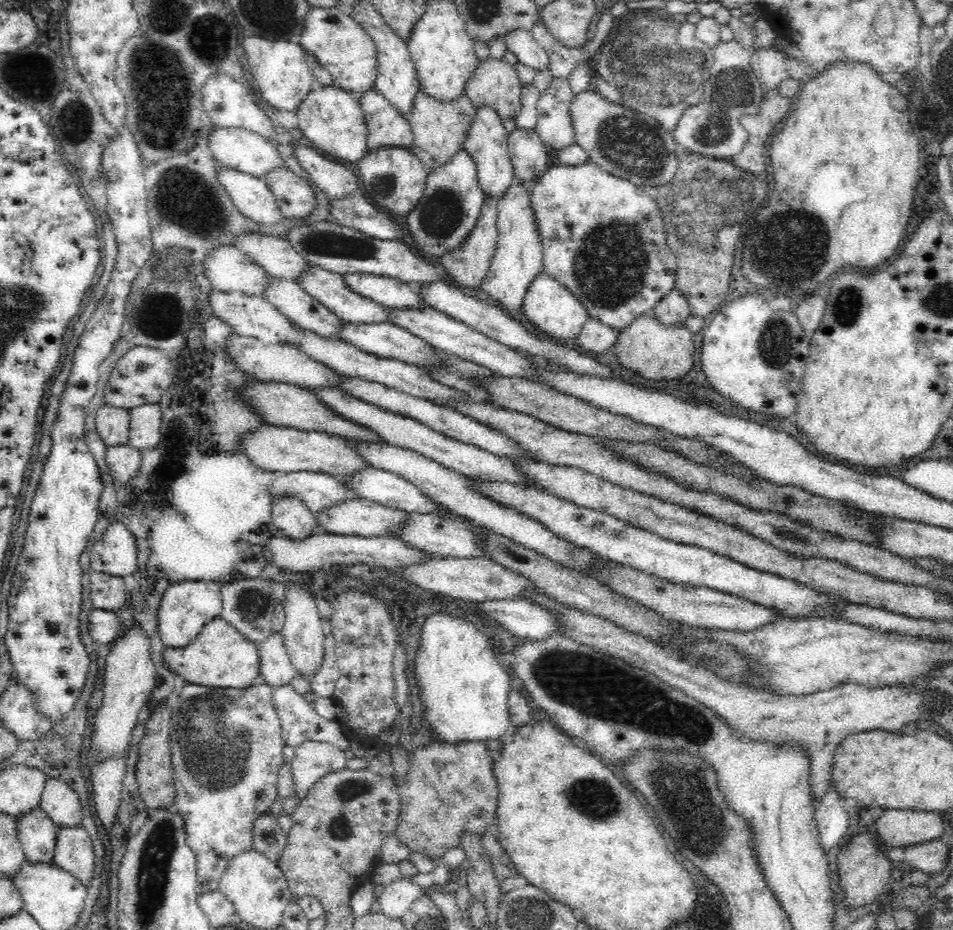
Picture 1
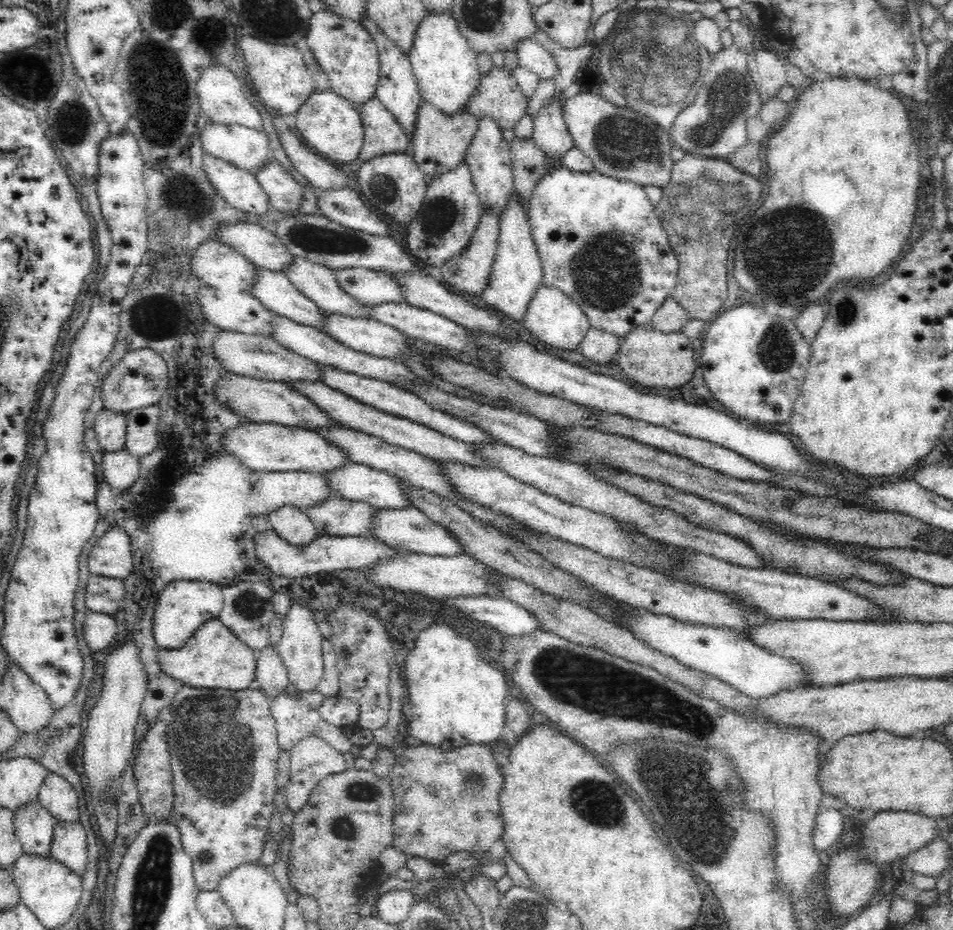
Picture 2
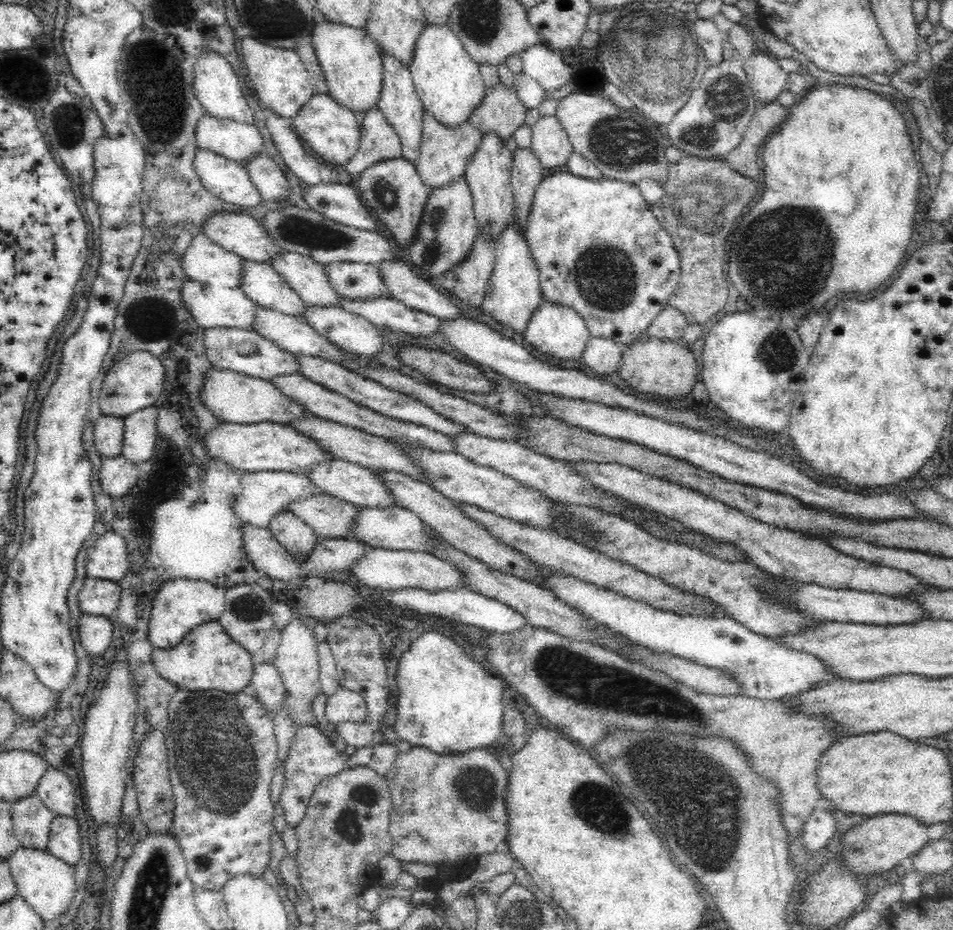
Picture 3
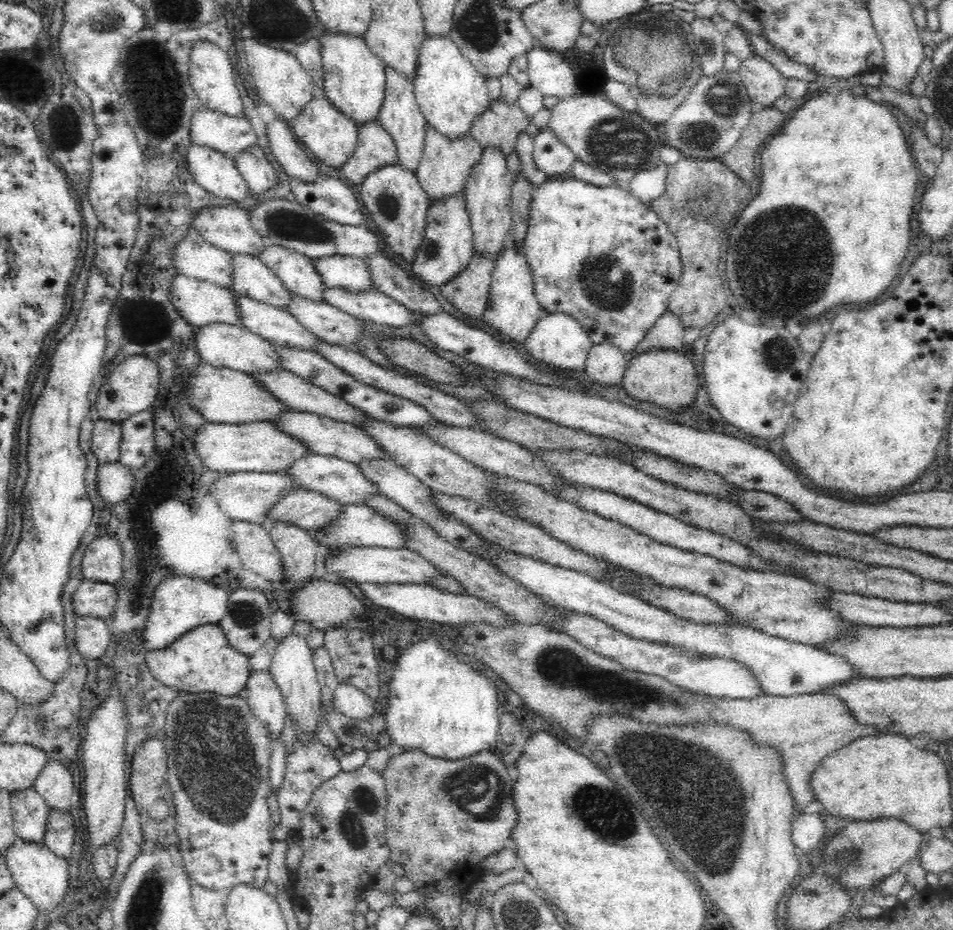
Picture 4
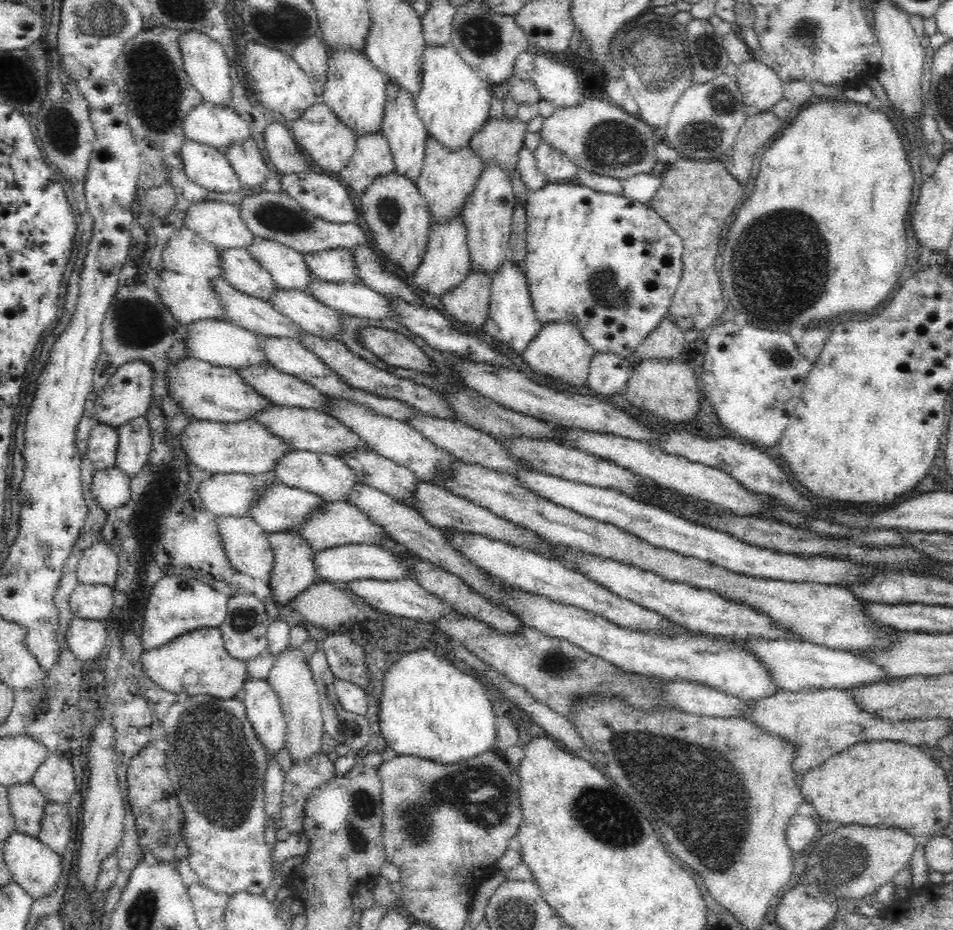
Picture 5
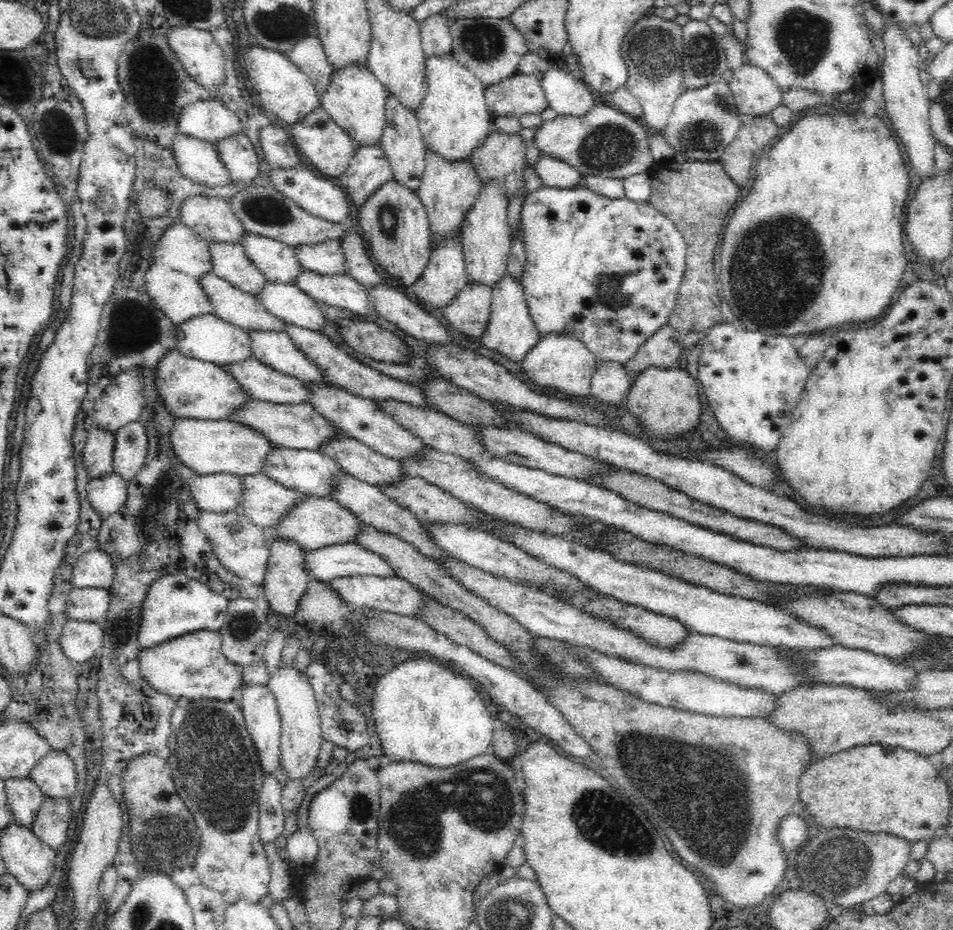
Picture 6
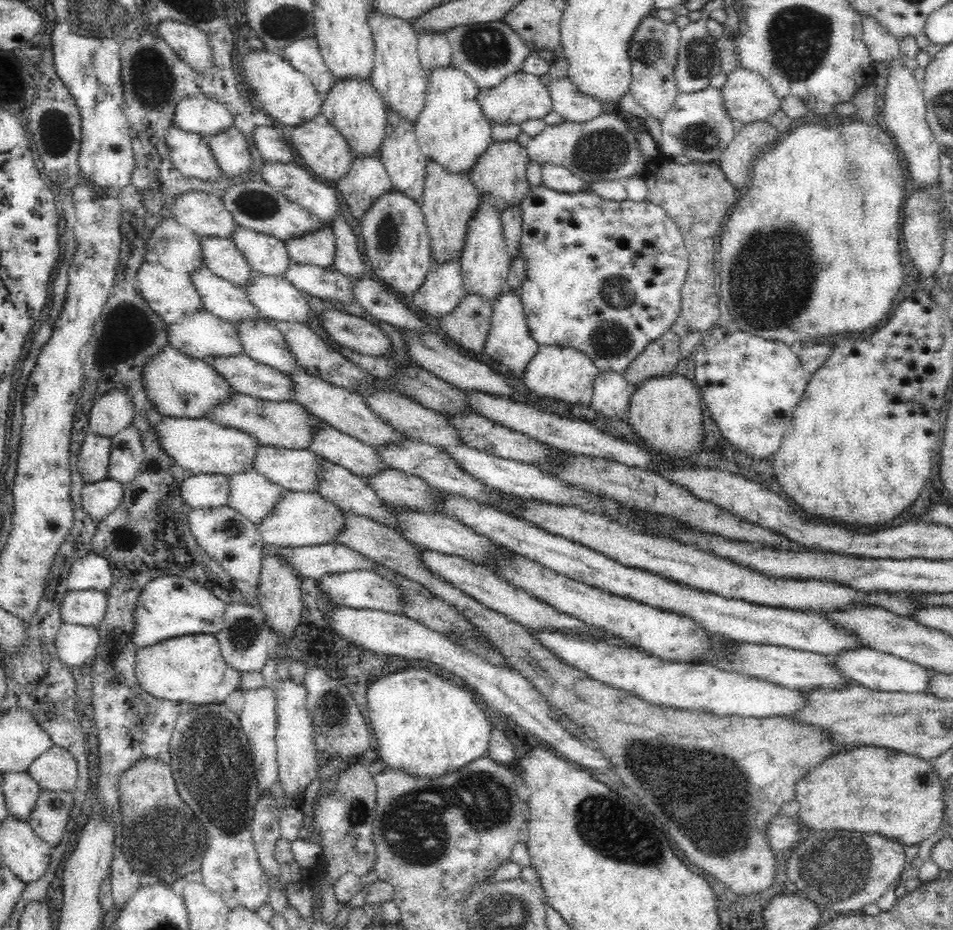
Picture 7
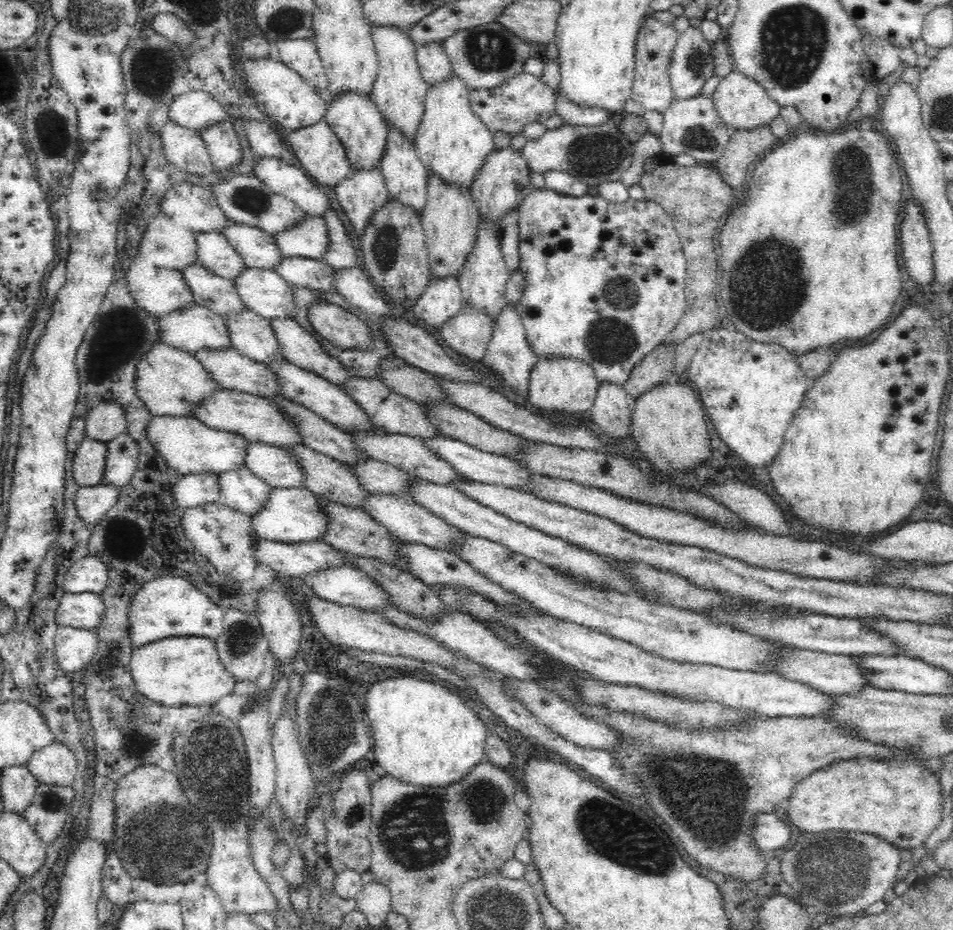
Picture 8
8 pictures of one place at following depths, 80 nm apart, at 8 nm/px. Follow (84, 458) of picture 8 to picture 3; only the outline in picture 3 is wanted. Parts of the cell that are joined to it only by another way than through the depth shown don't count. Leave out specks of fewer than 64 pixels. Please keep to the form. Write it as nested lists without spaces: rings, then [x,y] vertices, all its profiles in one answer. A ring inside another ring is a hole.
[[[100,416],[94,421],[94,446],[102,459],[114,458],[122,452],[123,419]]]

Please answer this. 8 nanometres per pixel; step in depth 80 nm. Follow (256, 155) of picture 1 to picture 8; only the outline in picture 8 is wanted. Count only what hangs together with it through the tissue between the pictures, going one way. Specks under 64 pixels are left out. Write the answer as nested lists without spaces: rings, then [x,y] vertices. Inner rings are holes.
[[[188,89],[178,93],[168,106],[168,119],[198,132],[230,115],[228,108],[221,106],[212,93],[203,90]]]

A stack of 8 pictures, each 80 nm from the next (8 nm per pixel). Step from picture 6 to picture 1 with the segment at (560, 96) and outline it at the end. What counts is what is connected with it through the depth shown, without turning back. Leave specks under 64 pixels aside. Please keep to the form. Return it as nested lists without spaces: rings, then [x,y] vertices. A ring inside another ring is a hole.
[[[518,31],[506,35],[507,48],[519,60],[520,64],[542,72],[550,67],[550,59],[544,47],[540,46],[529,32]]]

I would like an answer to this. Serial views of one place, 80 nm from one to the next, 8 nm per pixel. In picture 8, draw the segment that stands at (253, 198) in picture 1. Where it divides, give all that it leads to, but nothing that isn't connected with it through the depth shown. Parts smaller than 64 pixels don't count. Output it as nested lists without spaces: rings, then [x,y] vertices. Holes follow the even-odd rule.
[[[168,120],[160,128],[160,141],[166,160],[183,172],[199,176],[214,172],[215,168],[198,131]]]

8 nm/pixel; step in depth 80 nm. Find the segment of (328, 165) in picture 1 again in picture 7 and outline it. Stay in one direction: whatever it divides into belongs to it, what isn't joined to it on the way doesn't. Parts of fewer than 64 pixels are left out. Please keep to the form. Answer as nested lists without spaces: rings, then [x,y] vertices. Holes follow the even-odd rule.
[[[258,125],[254,128],[254,147],[266,162],[280,162],[284,164],[294,162],[291,146],[282,138],[281,133],[270,125]]]

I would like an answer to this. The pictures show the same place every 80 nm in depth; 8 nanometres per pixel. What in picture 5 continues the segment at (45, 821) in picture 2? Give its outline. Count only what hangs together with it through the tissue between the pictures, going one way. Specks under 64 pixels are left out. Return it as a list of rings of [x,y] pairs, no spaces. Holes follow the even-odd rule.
[[[32,782],[9,784],[7,791],[16,829],[37,837],[44,805],[47,803],[45,796]]]

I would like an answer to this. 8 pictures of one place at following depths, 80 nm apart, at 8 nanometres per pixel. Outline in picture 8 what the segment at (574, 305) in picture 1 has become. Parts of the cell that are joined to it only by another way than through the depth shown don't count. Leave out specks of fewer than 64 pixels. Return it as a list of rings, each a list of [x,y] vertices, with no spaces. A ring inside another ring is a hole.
[[[550,358],[538,360],[530,374],[530,392],[528,407],[538,410],[537,414],[556,414],[556,416],[582,416],[591,412],[599,390],[598,381],[591,370],[583,362],[570,358]]]

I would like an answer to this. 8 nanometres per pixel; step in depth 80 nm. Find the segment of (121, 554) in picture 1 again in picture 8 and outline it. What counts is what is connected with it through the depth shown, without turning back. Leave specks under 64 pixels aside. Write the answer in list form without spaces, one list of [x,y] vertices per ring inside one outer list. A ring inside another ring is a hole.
[[[86,555],[65,572],[65,593],[92,592],[101,595],[106,588],[106,567],[96,556]]]

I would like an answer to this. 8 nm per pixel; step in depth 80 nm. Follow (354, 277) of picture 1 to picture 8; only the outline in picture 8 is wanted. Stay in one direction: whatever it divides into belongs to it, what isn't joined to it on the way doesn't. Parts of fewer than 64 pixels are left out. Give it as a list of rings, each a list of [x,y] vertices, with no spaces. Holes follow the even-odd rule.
[[[305,212],[295,223],[280,229],[274,234],[280,255],[306,256],[320,259],[328,246],[328,233],[323,218]]]

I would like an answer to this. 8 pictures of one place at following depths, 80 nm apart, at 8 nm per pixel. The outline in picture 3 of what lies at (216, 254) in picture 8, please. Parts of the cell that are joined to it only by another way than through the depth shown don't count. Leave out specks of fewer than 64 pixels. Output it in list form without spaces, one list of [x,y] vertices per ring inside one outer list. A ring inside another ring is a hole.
[[[242,259],[240,290],[260,306],[300,318],[305,307],[303,300],[268,264]]]

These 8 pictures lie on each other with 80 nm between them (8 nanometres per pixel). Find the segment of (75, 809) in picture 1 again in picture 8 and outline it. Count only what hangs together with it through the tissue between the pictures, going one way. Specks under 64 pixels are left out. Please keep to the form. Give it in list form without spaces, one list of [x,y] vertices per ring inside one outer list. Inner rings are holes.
[[[56,740],[36,749],[26,765],[38,783],[72,785],[77,773],[74,752]]]

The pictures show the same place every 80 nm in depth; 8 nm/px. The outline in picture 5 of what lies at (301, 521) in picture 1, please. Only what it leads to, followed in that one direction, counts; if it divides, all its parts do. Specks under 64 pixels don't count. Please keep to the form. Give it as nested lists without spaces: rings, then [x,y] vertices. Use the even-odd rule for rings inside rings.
[[[290,530],[268,534],[269,545],[273,552],[273,563],[269,574],[268,586],[272,592],[274,603],[280,607],[290,607],[292,603],[304,590],[316,580],[316,573],[313,567],[313,550],[302,538]]]

